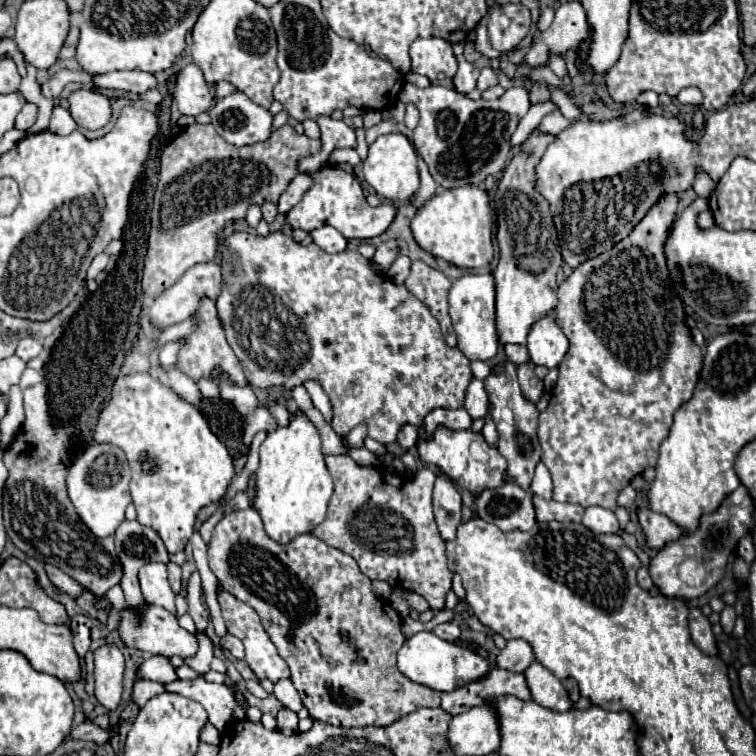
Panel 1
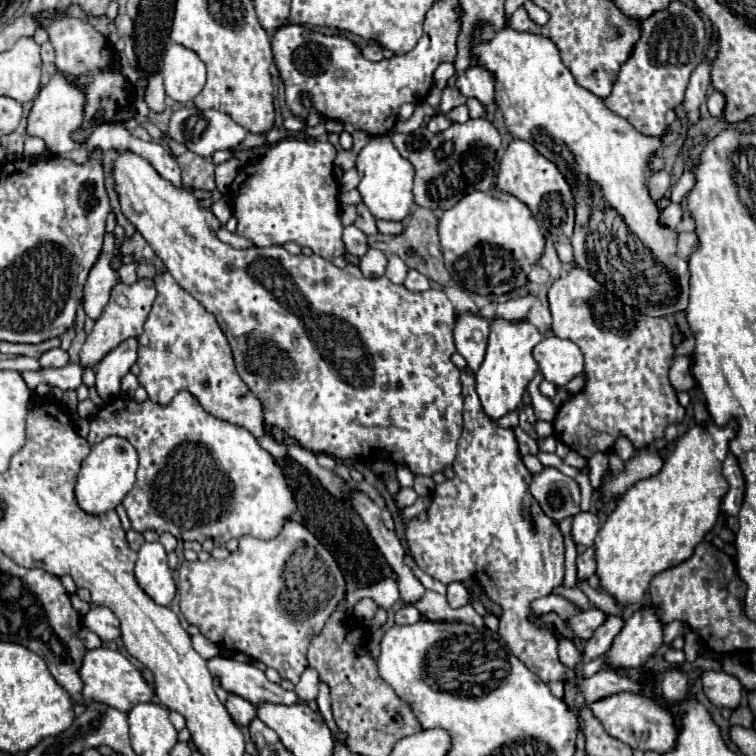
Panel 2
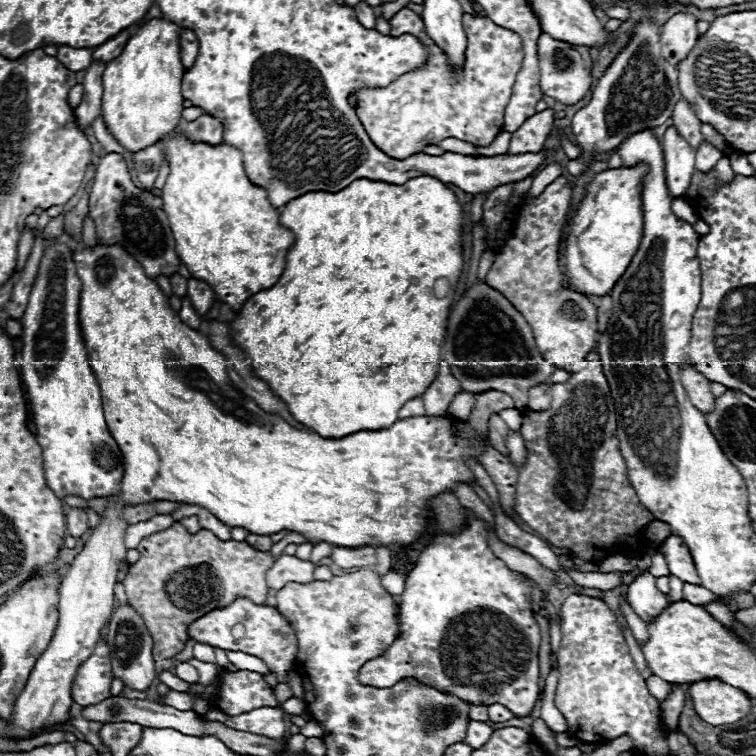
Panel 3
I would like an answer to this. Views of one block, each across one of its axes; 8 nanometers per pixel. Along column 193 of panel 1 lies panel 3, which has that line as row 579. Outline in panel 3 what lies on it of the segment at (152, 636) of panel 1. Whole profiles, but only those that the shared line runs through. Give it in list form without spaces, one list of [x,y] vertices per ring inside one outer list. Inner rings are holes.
[[[650,572],[636,576],[634,582],[628,586],[626,594],[628,594],[628,602],[630,602],[632,610],[644,622],[650,622],[670,604],[668,596],[656,588],[656,578]]]

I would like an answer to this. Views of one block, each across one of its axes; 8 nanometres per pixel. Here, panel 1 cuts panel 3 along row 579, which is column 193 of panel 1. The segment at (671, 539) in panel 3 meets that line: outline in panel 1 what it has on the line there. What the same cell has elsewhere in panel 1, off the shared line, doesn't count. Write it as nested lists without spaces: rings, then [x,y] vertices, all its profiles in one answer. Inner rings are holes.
[[[198,676],[194,680],[174,680],[164,684],[166,692],[176,692],[186,698],[192,698],[204,706],[208,712],[210,724],[214,724],[220,732],[224,732],[230,714],[234,710],[234,694],[232,688],[226,684],[214,684],[208,682],[204,676]]]

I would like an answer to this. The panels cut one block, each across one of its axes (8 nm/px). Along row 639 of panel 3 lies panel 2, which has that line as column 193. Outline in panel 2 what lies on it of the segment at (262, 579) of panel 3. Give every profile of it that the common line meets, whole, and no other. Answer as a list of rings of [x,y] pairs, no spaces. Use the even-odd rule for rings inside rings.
[[[186,150],[184,154],[180,154],[176,158],[180,170],[182,170],[182,184],[186,188],[198,188],[198,190],[216,190],[216,178],[214,178],[214,168],[216,164],[212,162],[212,158],[204,158],[198,156],[190,150]]]

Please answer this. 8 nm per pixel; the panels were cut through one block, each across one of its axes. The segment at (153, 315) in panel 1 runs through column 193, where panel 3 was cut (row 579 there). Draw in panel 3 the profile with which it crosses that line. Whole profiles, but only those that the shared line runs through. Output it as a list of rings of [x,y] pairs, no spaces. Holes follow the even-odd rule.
[[[278,556],[274,566],[268,570],[266,582],[272,590],[284,588],[288,582],[306,584],[314,580],[314,564],[300,560],[296,556]]]

